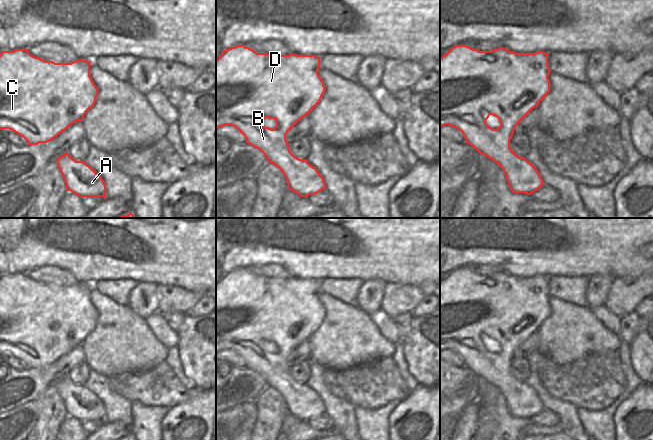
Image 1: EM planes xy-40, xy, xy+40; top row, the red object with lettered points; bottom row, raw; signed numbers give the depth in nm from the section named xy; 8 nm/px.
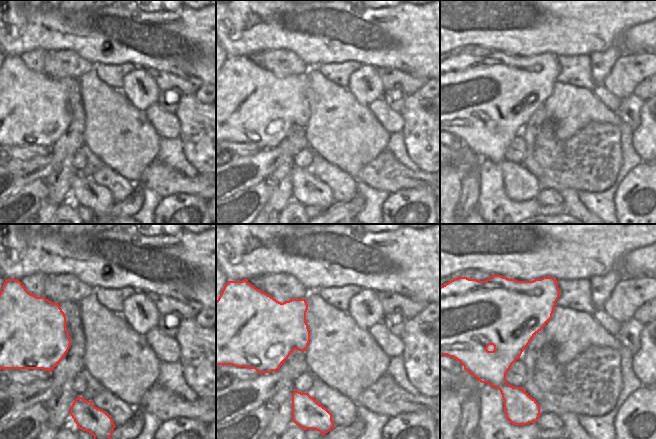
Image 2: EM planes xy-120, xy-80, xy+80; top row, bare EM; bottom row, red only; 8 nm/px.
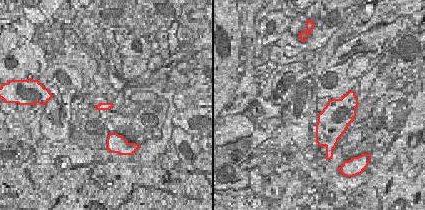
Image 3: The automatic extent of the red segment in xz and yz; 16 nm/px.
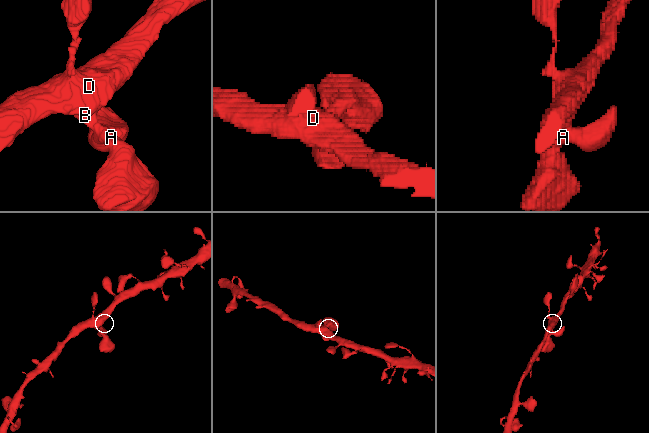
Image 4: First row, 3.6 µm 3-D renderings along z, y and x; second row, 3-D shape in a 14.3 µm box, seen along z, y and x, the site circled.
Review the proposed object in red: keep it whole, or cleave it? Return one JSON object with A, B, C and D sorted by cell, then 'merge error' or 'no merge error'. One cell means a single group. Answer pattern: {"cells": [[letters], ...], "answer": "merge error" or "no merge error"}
{"cells": [["A", "B", "C", "D"]], "answer": "no merge error"}

